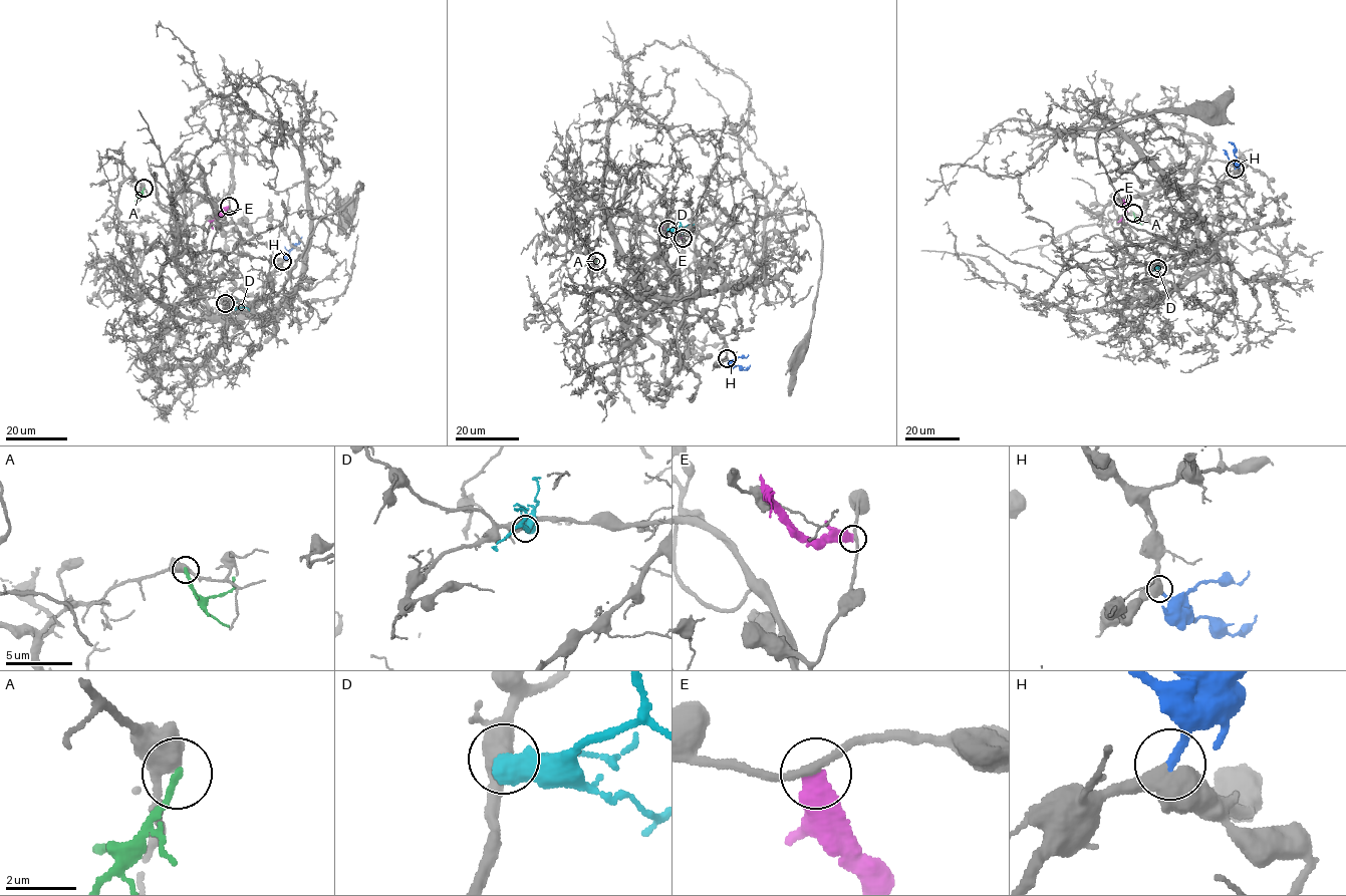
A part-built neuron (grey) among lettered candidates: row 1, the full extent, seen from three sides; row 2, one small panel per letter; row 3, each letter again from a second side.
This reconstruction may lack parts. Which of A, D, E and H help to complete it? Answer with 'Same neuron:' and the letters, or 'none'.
Same neuron: H

